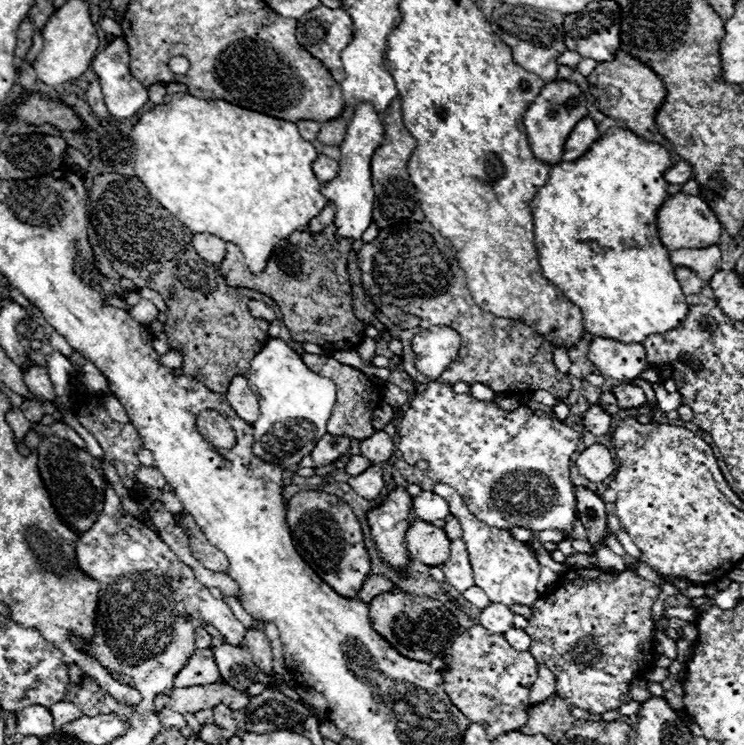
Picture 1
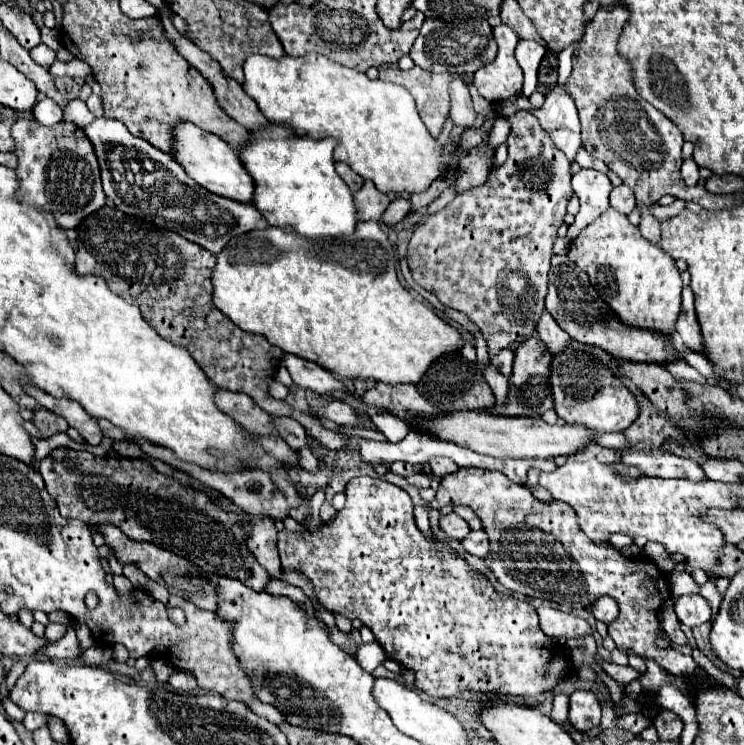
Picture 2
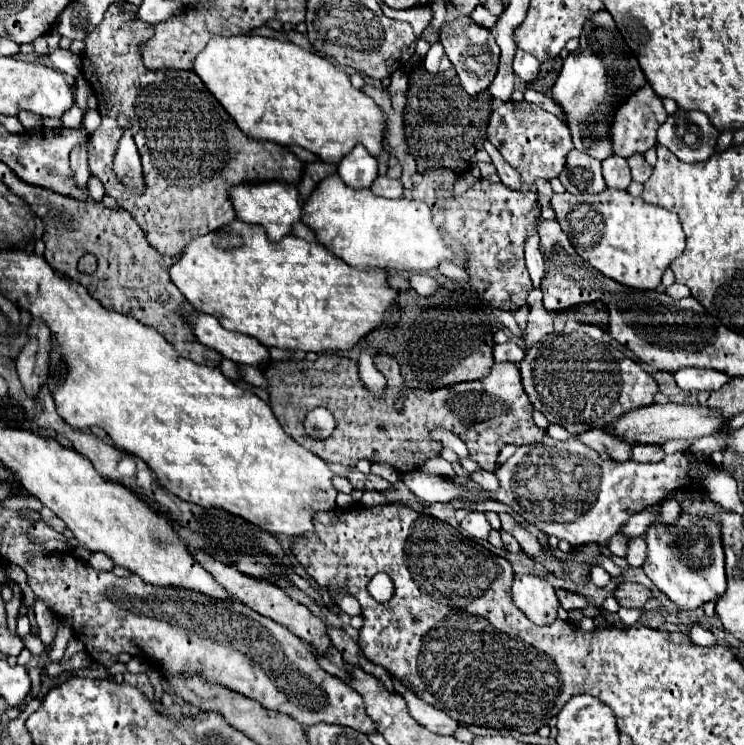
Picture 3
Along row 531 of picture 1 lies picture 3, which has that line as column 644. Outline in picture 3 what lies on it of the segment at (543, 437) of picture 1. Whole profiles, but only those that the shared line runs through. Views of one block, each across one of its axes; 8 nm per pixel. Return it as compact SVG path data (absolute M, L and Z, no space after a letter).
M654 504L654 524L644 532L644 542L648 544L648 556L644 560L646 576L664 592L678 608L700 608L708 600L718 600L726 592L724 574L724 544L722 526L706 516L680 514L674 524L664 524L660 506Z

